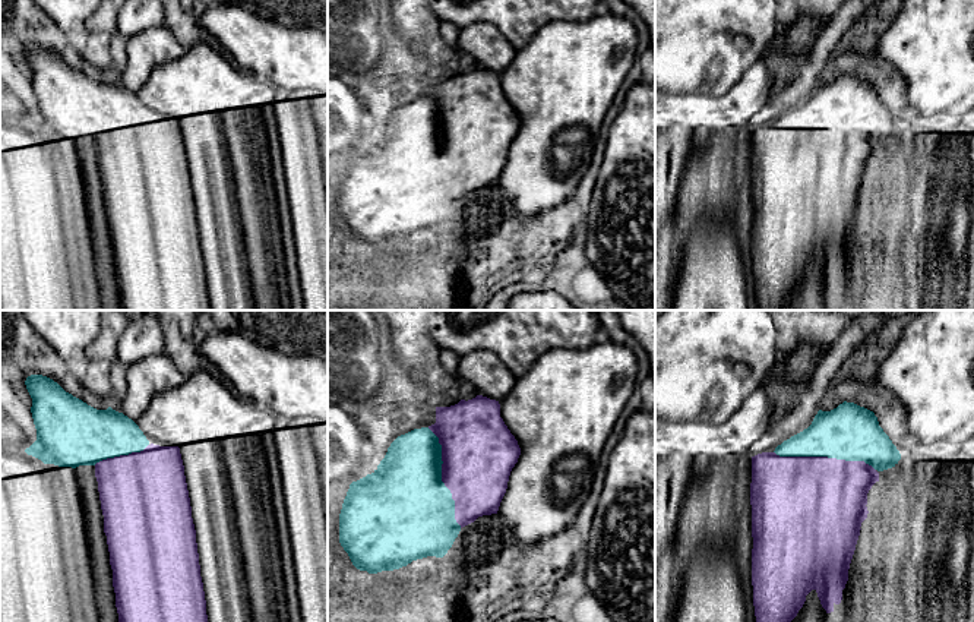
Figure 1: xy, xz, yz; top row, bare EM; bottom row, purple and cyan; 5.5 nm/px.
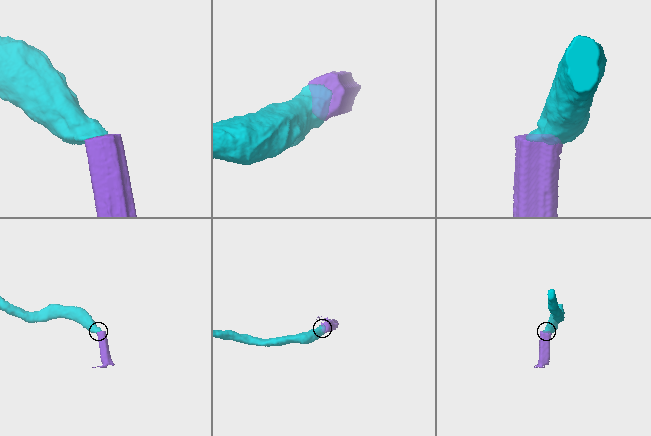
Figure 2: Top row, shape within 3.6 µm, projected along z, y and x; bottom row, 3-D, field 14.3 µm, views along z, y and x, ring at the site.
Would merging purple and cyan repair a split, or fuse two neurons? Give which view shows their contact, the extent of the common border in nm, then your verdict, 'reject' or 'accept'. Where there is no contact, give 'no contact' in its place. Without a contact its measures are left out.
yz | 550 nm | accept

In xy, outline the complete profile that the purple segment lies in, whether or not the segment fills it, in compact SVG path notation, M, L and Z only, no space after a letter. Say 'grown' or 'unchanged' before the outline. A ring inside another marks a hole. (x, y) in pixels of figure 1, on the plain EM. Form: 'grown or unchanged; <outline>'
grown; M31 47L25 57L32 70L31 85L37 101L37 113L25 124L44 136L95 139L121 310L212 310L180 120L151 116L123 85L111 79L97 82L47 48Z

